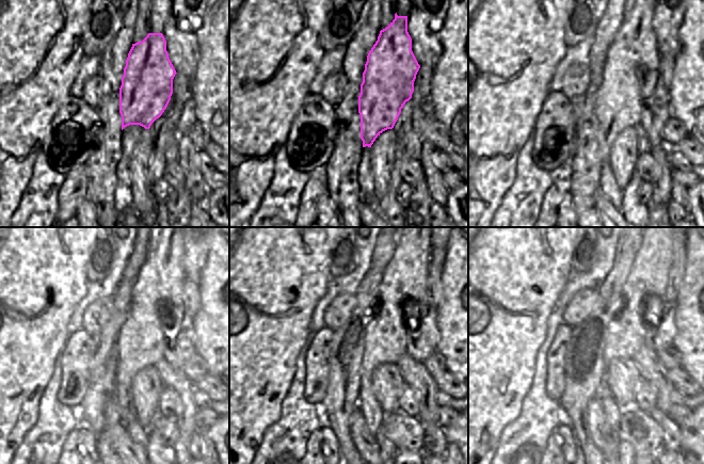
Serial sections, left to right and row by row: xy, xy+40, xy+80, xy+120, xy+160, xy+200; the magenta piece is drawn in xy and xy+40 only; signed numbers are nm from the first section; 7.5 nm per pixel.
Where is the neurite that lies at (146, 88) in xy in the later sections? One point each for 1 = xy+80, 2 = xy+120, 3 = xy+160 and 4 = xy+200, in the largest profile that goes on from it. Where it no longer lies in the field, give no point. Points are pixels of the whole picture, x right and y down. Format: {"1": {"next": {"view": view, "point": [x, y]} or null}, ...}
{"1": {"next": {"view": "xy+80", "point": [633, 54]}}, "2": {"next": {"view": "xy+120", "point": [158, 289]}}, "3": {"next": {"view": "xy+160", "point": [402, 294]}}, "4": {"next": {"view": "xy+200", "point": [648, 278]}}}

